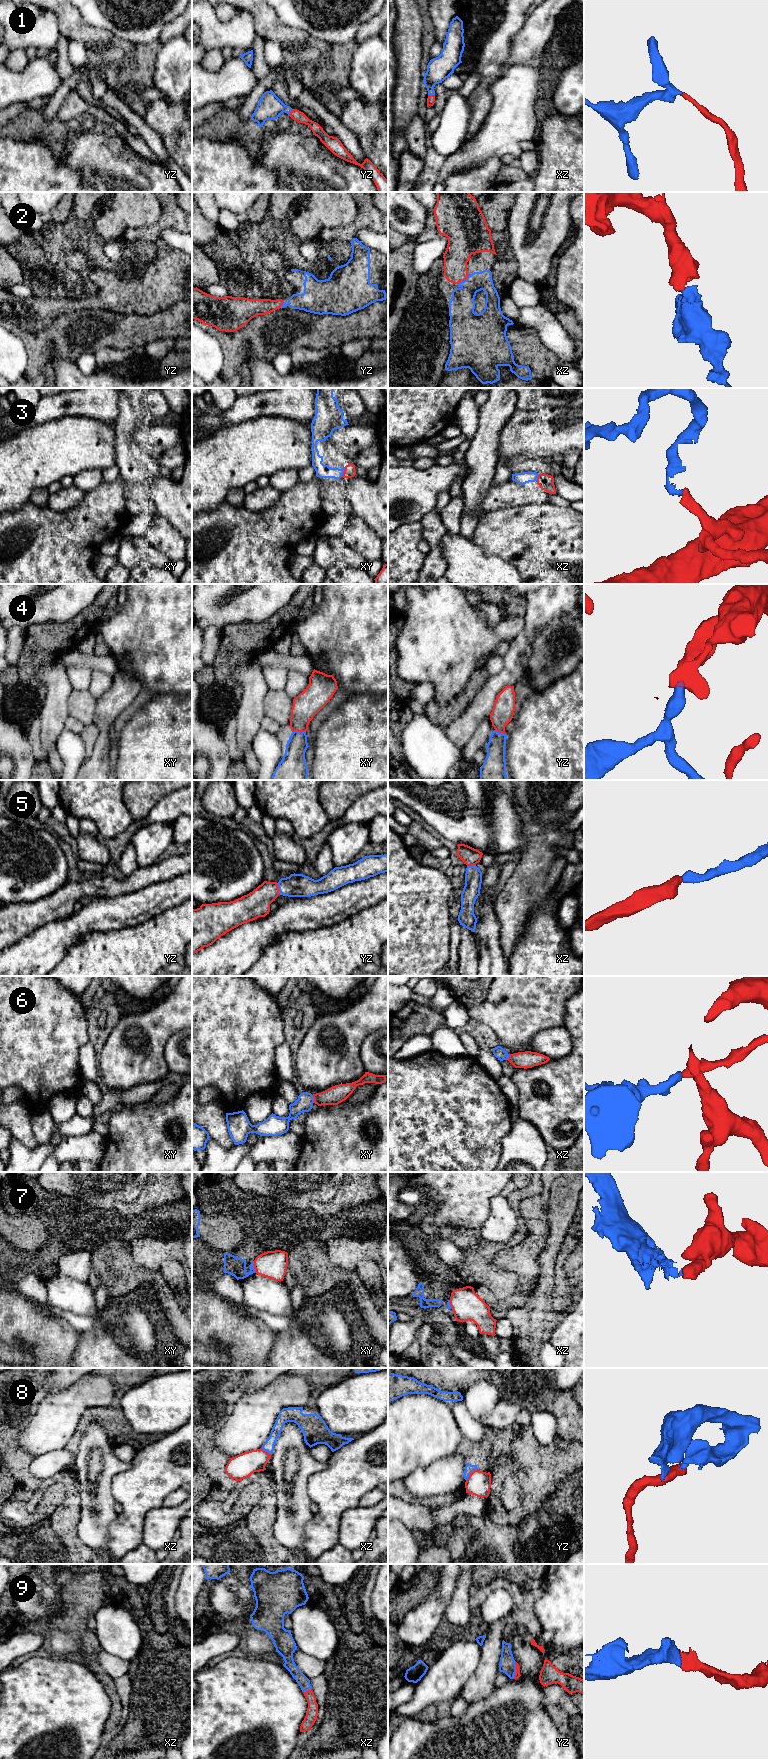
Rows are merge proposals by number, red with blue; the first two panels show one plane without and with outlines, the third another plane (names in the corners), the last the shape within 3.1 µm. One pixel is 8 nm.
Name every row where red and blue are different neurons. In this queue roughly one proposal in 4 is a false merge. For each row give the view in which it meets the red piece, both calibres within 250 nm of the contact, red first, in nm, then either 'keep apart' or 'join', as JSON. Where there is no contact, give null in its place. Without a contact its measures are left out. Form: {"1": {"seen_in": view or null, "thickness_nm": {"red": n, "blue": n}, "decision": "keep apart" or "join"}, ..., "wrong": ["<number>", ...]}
{"1": {"seen_in": "xz", "thickness_nm": {"red": 60, "blue": 190}, "decision": "join"}, "2": {"seen_in": "xz", "thickness_nm": {"red": 200, "blue": 200}, "decision": "join"}, "3": {"seen_in": "xy", "thickness_nm": {"red": 90, "blue": 110}, "decision": "join"}, "4": {"seen_in": "xy", "thickness_nm": {"red": 220, "blue": 190}, "decision": "join"}, "5": {"seen_in": "yz", "thickness_nm": {"red": 220, "blue": 190}, "decision": "join"}, "6": {"seen_in": "xy", "thickness_nm": {"red": 150, "blue": 140}, "decision": "join"}, "7": {"seen_in": "xy", "thickness_nm": {"red": 220, "blue": 160}, "decision": "keep apart"}, "8": {"seen_in": "yz", "thickness_nm": {"red": 200, "blue": 70}, "decision": "keep apart"}, "9": {"seen_in": "yz", "thickness_nm": {"red": 50, "blue": 130}, "decision": "join"}, "wrong": ["7", "8"]}

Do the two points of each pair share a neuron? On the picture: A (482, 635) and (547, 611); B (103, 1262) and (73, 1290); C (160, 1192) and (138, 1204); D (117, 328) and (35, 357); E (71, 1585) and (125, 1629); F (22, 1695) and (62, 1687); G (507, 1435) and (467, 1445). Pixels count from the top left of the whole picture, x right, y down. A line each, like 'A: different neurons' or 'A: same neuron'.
A: different neurons
B: different neurons
C: same neuron
D: same neuron
E: different neurons
F: same neuron
G: same neuron

